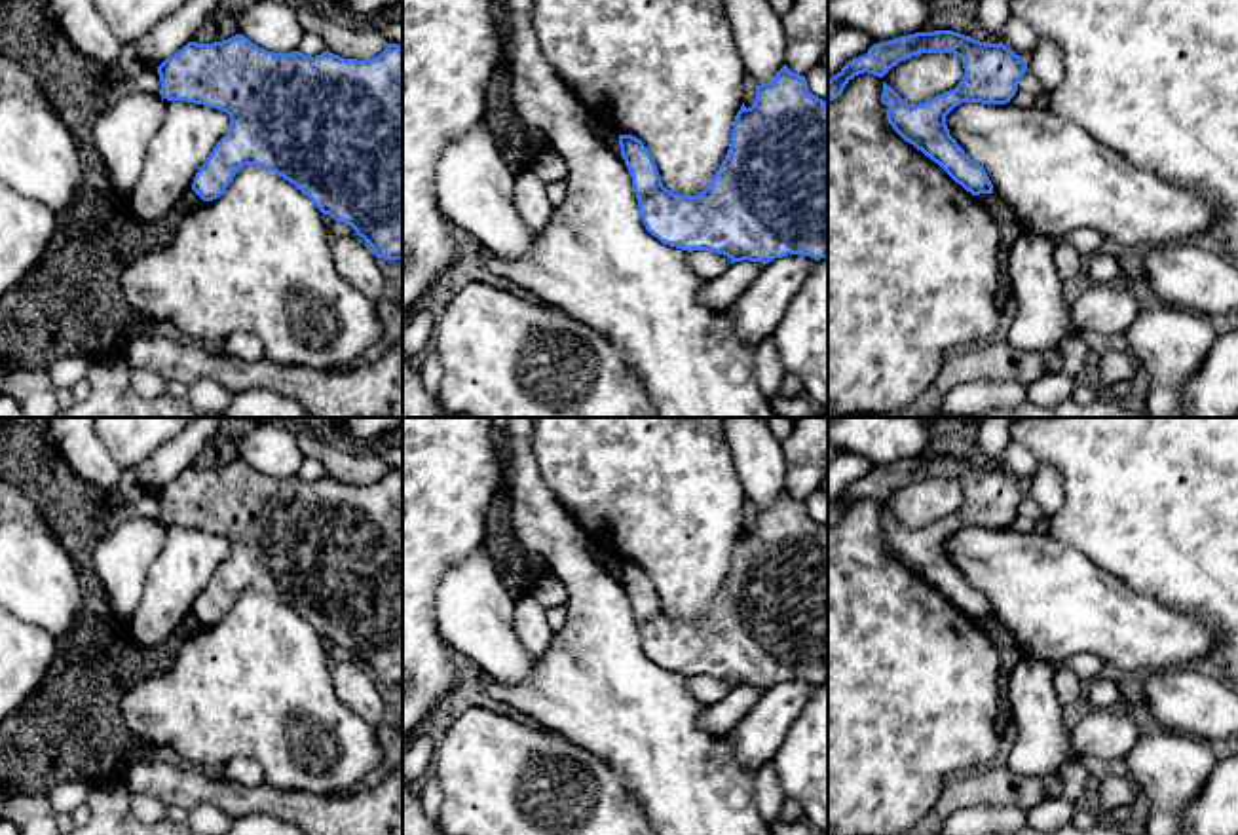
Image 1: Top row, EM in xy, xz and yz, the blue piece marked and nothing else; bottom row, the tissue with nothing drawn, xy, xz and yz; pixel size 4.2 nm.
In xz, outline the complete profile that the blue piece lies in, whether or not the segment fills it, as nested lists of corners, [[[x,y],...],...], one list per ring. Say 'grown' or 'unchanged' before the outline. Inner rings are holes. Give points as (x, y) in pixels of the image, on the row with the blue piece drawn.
unchanged | [[[786,65],[771,82],[756,85],[750,108],[742,102],[727,156],[697,195],[666,190],[640,139],[619,135],[619,146],[642,222],[661,243],[687,252],[718,252],[731,264],[750,260],[765,266],[788,254],[828,258],[828,102],[813,95],[805,76]]]

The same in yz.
unchanged | [[[934,30],[873,44],[866,55],[849,61],[828,80],[828,101],[837,99],[854,76],[868,72],[883,78],[900,61],[919,53],[953,53],[963,61],[965,76],[955,89],[919,104],[908,104],[883,82],[881,102],[887,106],[889,123],[966,192],[993,194],[985,169],[949,135],[946,116],[961,102],[1010,102],[1027,63],[1003,42],[985,44],[953,30]]]

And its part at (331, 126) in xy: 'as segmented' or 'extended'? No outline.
as segmented

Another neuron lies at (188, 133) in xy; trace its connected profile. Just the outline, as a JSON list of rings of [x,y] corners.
[[[167,101],[167,116],[148,144],[142,175],[125,199],[133,216],[142,224],[167,218],[228,131],[226,112]]]

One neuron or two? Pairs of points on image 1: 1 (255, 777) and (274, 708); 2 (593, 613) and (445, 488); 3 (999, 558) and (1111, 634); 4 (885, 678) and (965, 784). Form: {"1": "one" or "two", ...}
{"1": "two", "2": "two", "3": "one", "4": "two"}

